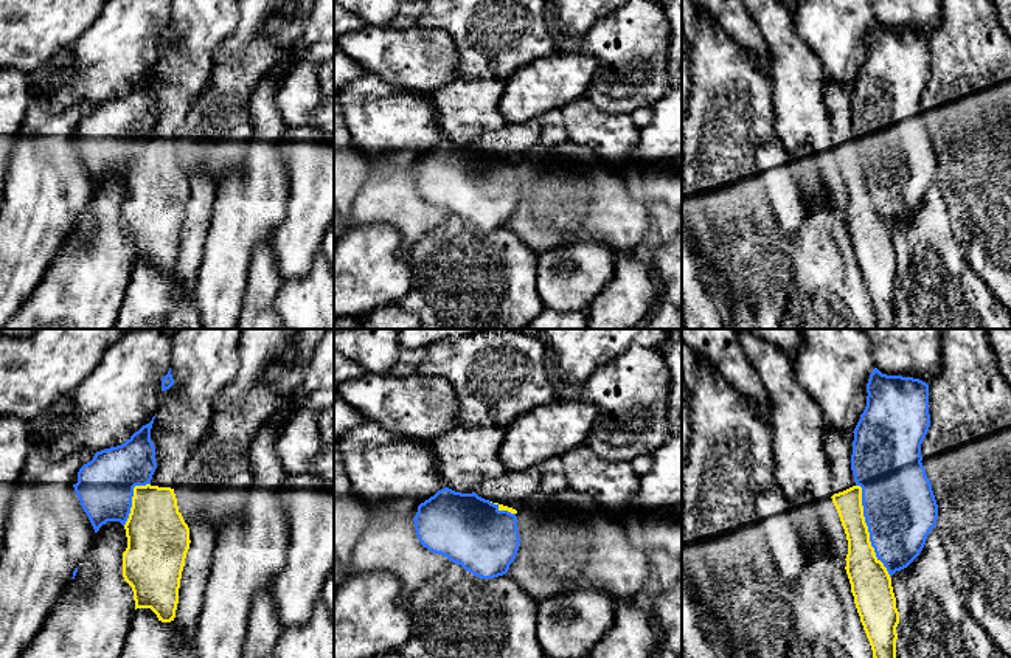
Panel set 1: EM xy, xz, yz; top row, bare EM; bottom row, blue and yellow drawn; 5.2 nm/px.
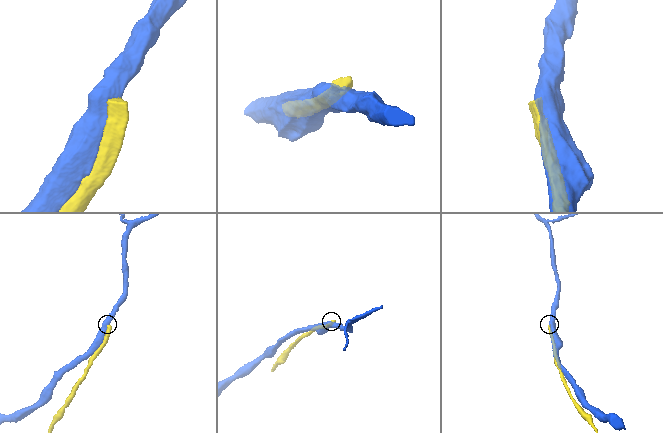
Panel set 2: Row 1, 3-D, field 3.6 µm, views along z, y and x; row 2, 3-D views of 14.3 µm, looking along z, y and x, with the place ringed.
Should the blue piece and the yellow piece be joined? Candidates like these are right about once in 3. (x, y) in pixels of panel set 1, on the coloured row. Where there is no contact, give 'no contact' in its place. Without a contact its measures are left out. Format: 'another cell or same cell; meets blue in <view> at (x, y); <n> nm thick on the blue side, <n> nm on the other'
another cell; meets blue in yz at (868, 531); 380 nm thick on the blue side, 200 nm on the other

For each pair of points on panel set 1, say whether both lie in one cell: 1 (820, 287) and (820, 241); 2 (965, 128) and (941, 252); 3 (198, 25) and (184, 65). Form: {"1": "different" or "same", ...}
{"1": "same", "2": "different", "3": "same"}

